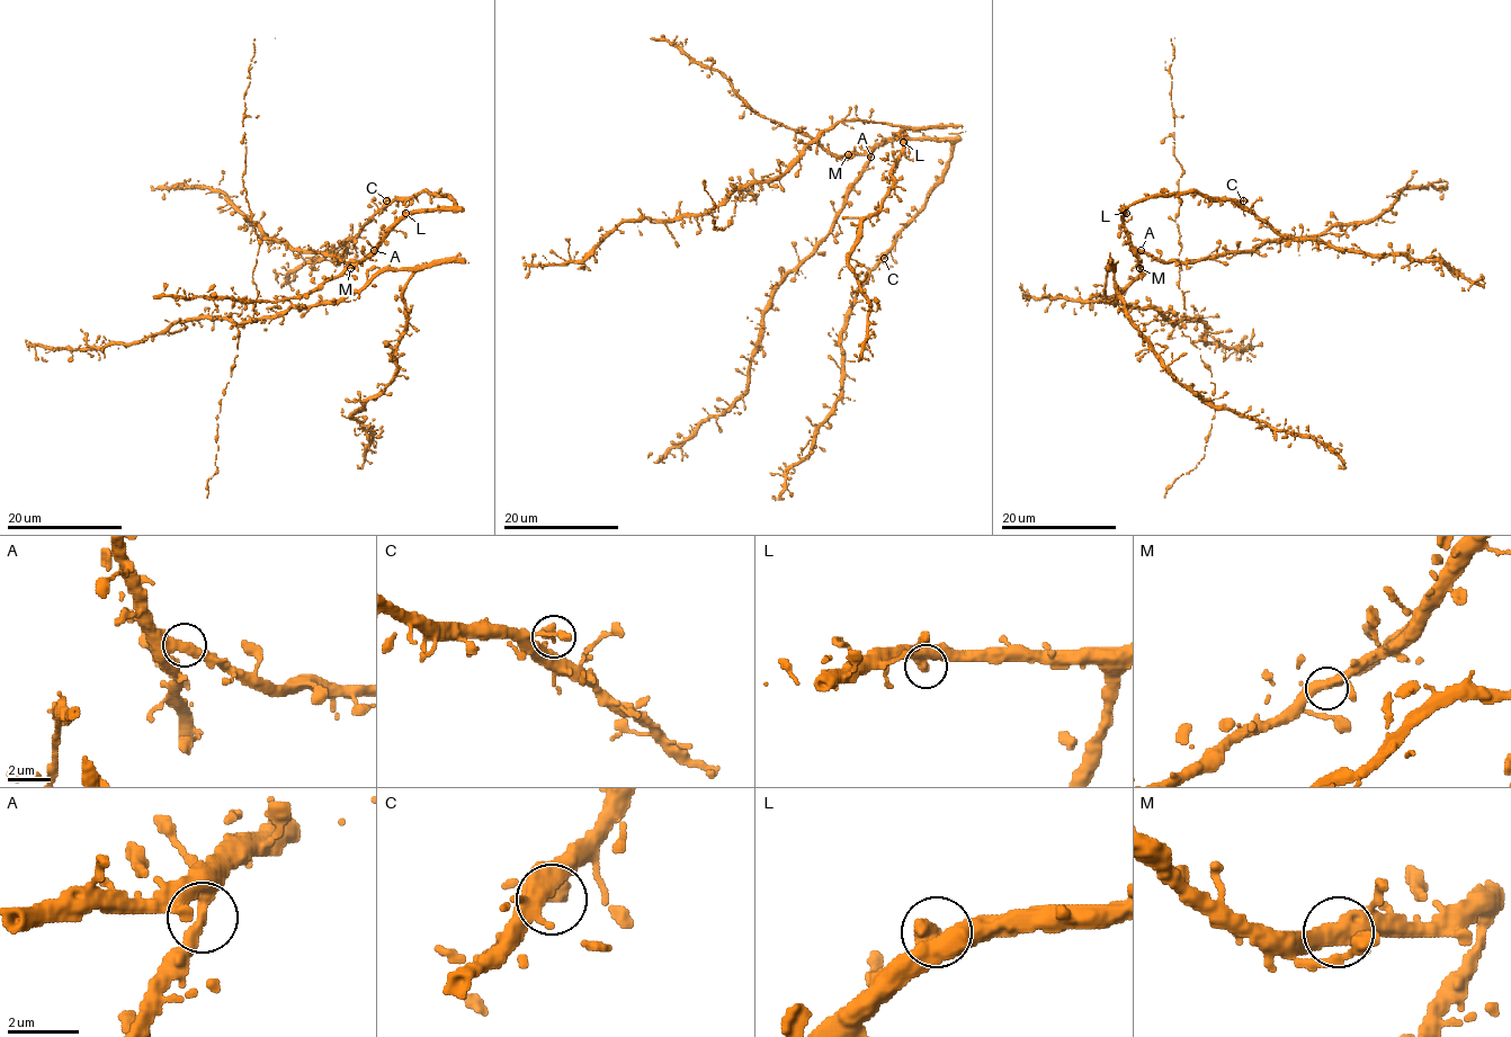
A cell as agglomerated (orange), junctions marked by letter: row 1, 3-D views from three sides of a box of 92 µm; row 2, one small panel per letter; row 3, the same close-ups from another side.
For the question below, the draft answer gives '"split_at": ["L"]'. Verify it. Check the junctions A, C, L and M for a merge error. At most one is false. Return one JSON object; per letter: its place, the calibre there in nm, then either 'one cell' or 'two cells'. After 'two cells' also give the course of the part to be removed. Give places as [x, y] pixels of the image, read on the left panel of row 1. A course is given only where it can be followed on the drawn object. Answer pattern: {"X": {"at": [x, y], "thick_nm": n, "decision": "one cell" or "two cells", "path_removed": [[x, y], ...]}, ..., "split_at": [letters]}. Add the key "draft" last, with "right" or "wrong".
{"A": {"at": [374, 250], "thick_nm": 400, "decision": "one cell"}, "C": {"at": [386, 200], "thick_nm": 500, "decision": "one cell"}, "L": {"at": [405, 213], "thick_nm": 500, "decision": "one cell"}, "M": {"at": [350, 268], "thick_nm": 360, "decision": "one cell"}, "split_at": [], "draft": "wrong"}

